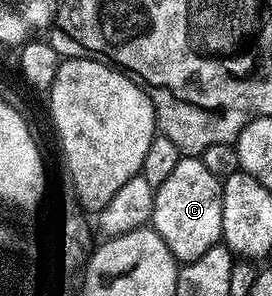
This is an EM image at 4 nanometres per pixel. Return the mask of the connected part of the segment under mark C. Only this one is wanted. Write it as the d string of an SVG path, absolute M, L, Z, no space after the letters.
M182 156L179 167L171 171L162 185L156 186L153 194L151 227L167 243L178 262L184 263L207 255L211 247L222 240L223 227L222 178L211 175L200 156Z

